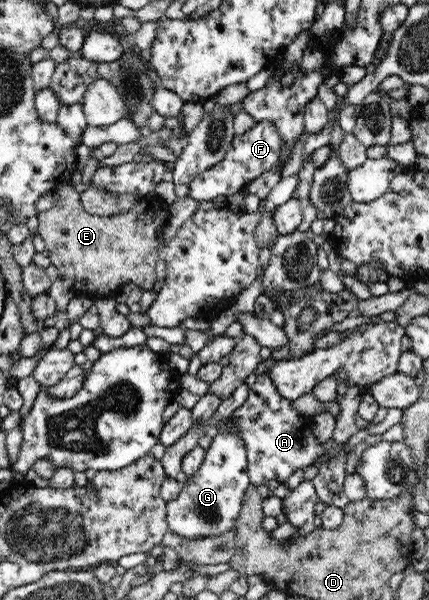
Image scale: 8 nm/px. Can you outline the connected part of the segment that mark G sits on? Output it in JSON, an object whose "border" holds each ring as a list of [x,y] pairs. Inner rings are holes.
{"border":[[[227,419],[222,425],[219,425],[213,432],[212,442],[206,450],[205,458],[199,466],[199,470],[188,477],[188,480],[182,484],[179,496],[166,503],[166,521],[171,533],[175,533],[187,539],[199,539],[209,536],[218,536],[234,528],[237,522],[238,514],[241,510],[241,500],[251,483],[248,475],[248,456],[244,447],[240,430],[236,422]]]}

